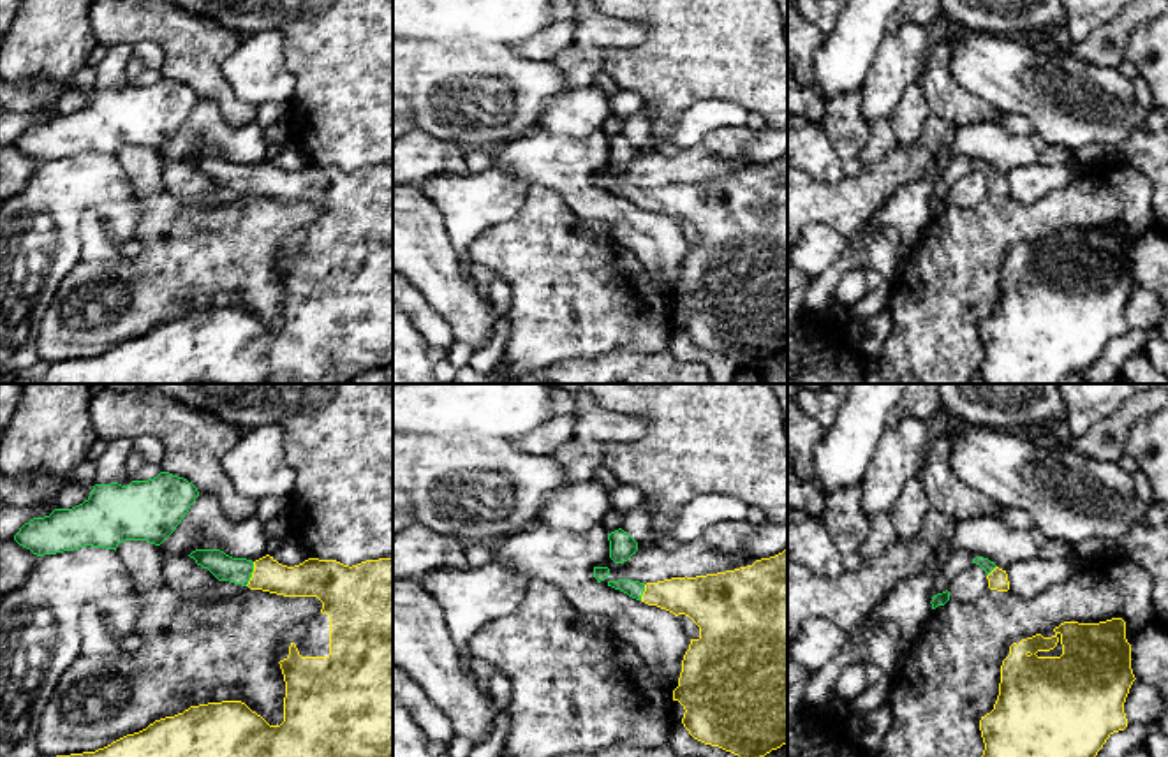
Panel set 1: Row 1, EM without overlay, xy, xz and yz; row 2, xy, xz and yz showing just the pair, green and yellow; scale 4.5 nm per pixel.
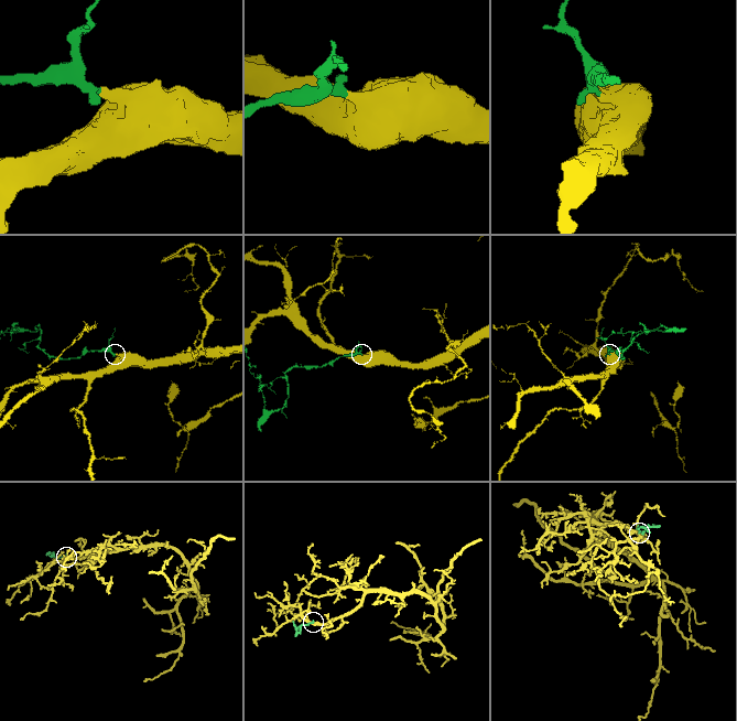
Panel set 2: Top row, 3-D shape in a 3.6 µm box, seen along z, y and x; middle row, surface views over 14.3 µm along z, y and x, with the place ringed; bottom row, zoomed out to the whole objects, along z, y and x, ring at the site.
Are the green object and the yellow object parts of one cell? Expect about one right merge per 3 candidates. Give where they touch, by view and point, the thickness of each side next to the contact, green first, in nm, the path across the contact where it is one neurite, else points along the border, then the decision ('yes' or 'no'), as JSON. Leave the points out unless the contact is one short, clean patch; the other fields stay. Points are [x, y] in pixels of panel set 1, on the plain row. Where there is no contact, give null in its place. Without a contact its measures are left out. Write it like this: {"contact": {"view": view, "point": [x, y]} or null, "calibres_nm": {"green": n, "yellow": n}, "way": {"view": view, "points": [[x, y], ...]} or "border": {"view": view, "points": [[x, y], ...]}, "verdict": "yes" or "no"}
{"contact": {"view": "xy", "point": [251, 180]}, "calibres_nm": {"green": 120, "yellow": 160}, "way": {"view": "xy", "points": [[224, 173], [251, 180], [305, 185]]}, "verdict": "yes"}

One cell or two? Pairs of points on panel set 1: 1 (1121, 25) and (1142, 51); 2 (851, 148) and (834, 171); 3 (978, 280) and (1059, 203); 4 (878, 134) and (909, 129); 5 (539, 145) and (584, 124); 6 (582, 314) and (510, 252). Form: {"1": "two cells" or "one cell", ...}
{"1": "two cells", "2": "two cells", "3": "one cell", "4": "two cells", "5": "two cells", "6": "one cell"}

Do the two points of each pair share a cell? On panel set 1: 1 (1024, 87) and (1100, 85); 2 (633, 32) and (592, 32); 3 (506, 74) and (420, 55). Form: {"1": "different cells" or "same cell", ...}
{"1": "same cell", "2": "same cell", "3": "same cell"}

